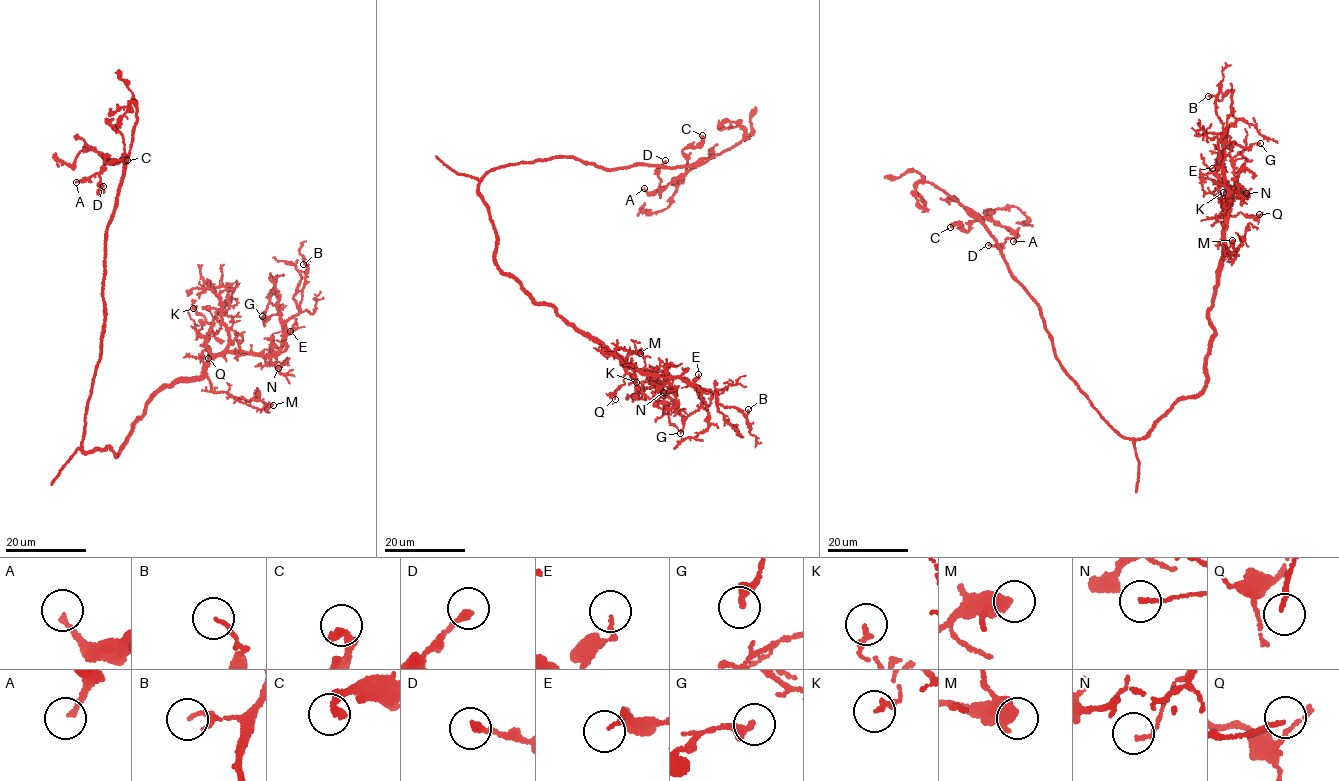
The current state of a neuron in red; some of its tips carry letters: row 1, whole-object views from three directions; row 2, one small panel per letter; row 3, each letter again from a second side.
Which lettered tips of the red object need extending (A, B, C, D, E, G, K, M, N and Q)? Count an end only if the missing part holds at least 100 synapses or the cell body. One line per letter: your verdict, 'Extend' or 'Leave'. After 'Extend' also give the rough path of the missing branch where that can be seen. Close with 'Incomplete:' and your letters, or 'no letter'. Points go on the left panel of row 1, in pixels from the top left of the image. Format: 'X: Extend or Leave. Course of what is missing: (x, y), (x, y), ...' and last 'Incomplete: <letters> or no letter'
A: Leave
B: Leave
C: Leave
D: Leave
E: Leave
G: Leave
K: Leave
M: Leave
N: Leave
Q: Leave
Incomplete: no letter

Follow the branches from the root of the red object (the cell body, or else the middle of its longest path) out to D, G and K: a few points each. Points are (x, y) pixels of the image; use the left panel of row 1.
D: (91, 450), (80, 448), (103, 335), (108, 226), (125, 155), (102, 166), (104, 192), (99, 191), (103, 186)
G: (91, 450), (116, 455), (150, 395), (203, 374), (205, 362), (277, 352), (279, 308), (262, 316)
K: (91, 450), (108, 447), (116, 455), (150, 395), (203, 374), (213, 322), (193, 308)

